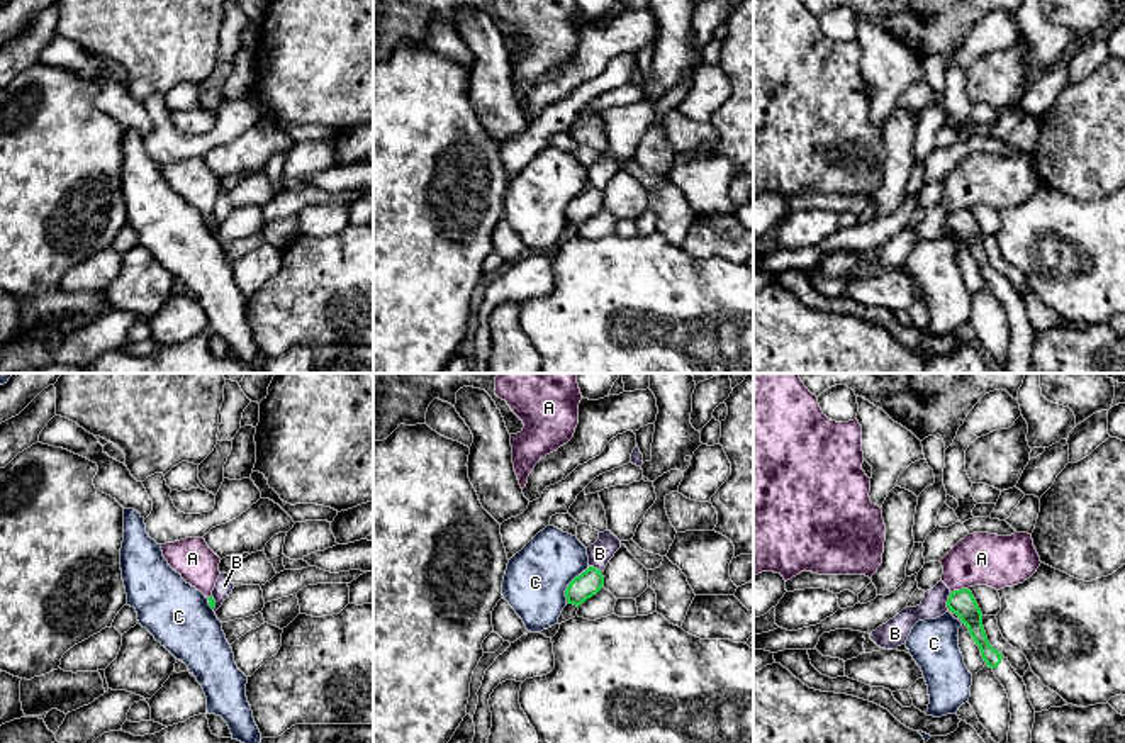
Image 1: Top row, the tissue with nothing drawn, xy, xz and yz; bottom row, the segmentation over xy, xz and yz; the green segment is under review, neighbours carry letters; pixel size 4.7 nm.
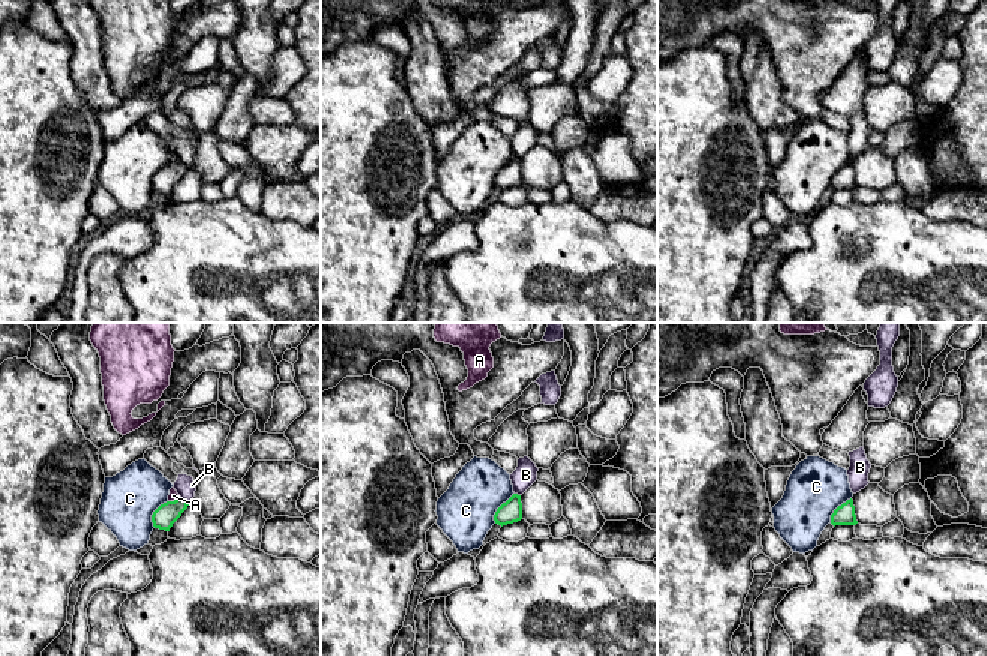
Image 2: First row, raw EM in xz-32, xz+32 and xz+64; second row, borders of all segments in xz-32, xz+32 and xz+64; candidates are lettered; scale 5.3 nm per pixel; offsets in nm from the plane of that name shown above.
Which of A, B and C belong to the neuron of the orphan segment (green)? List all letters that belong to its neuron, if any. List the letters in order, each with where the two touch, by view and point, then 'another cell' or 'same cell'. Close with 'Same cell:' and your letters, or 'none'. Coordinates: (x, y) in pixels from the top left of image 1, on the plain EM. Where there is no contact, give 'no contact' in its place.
A: meets green in yz at (961, 209); another cell
B: meets green in yz at (947, 221); another cell
C: meets green in xz at (570, 202); another cell
Same cell: none

